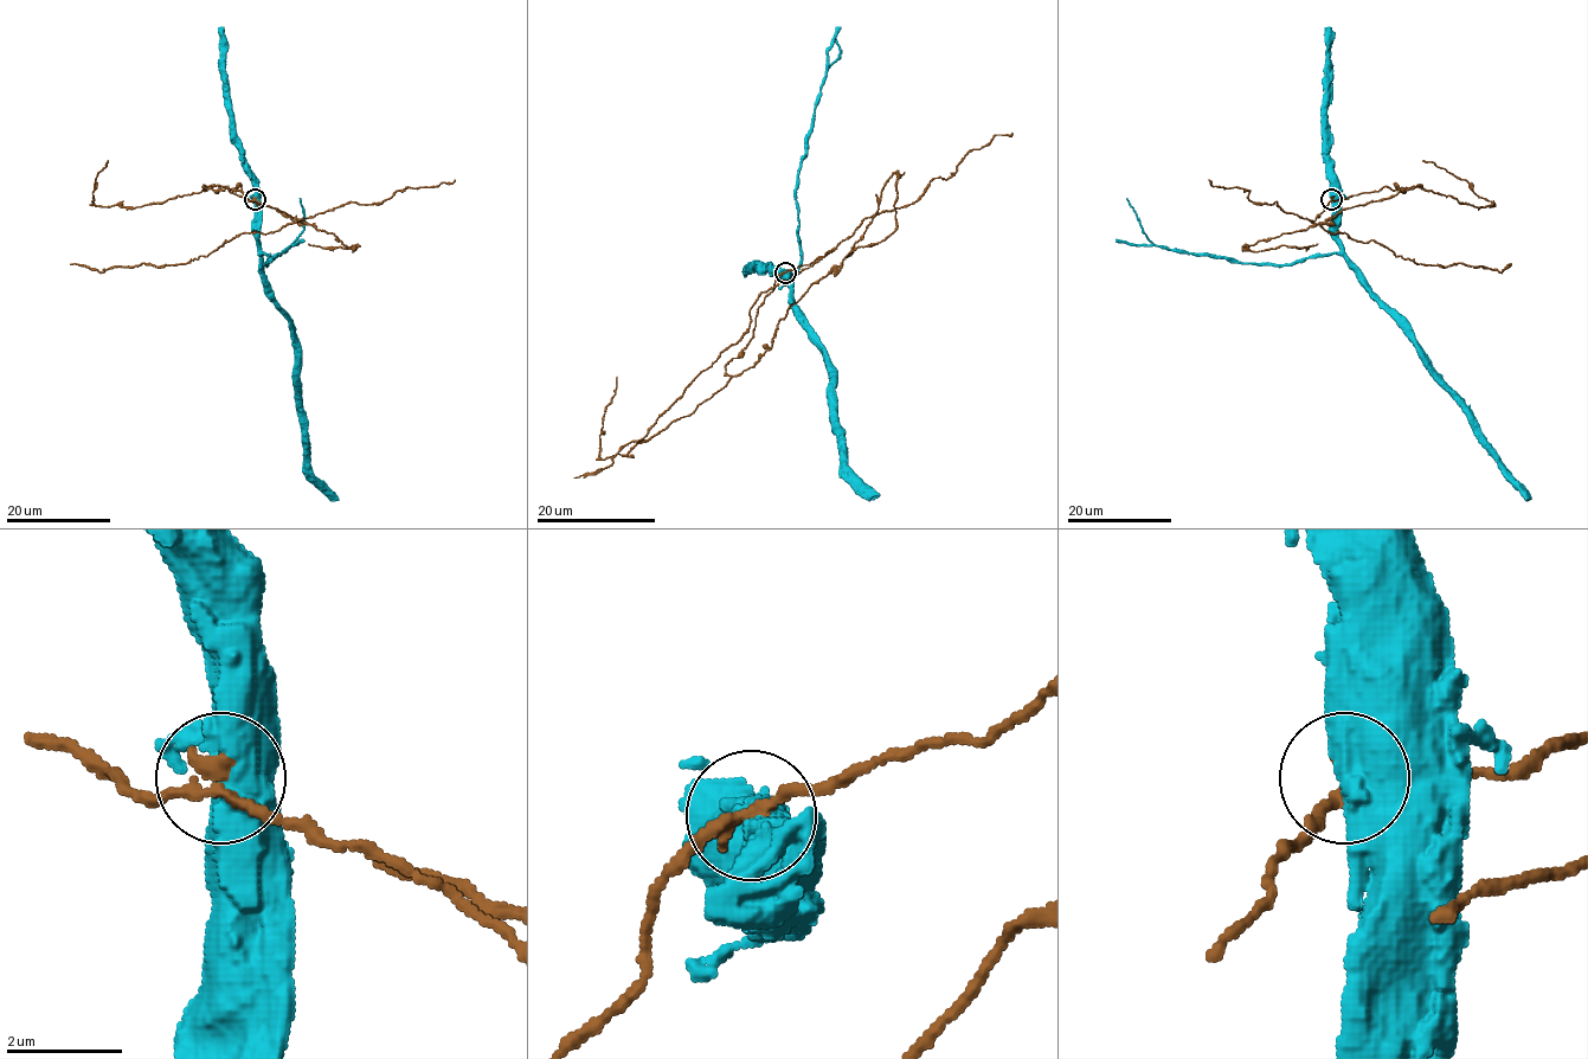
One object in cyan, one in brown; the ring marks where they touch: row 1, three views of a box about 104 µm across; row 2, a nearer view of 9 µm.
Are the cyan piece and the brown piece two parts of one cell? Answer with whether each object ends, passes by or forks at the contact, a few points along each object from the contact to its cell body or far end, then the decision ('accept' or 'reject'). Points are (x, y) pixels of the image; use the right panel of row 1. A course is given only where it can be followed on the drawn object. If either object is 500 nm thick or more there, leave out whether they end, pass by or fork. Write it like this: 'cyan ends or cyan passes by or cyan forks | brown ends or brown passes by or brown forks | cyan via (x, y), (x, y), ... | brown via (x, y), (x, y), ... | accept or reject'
cyan via (1331, 199), (1337, 241), (1358, 282), (1425, 359), (1431, 373), (1466, 414), (1474, 435), (1525, 500) | brown via (1331, 199), (1421, 186), (1344, 207), (1305, 230), (1281, 232), (1243, 249), (1265, 251), (1317, 243) | reject

